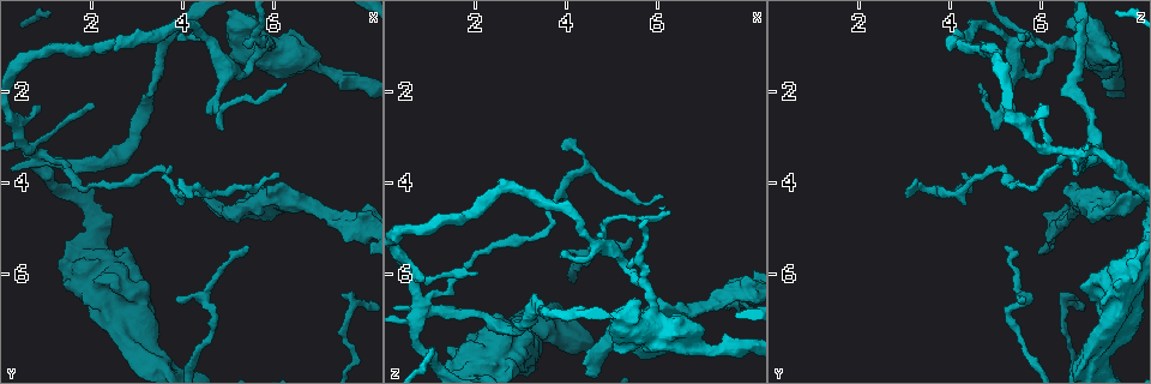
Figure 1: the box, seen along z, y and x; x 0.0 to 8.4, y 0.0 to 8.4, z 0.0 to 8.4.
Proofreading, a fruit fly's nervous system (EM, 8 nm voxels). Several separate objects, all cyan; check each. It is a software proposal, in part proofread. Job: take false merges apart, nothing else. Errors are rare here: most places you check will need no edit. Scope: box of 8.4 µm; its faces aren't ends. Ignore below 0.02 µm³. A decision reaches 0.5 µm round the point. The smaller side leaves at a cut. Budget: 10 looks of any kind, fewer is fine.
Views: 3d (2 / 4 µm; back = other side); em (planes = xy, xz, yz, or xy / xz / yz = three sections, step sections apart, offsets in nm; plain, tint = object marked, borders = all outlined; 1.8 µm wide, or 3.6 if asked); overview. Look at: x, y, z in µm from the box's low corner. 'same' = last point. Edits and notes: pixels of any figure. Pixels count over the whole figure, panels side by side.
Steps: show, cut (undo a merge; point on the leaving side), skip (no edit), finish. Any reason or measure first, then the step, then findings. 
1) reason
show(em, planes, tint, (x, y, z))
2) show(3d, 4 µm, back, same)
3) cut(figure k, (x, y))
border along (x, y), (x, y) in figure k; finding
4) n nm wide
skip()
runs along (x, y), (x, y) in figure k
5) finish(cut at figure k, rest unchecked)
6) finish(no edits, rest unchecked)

a narrow waist
show(3d, 4 µm, (0.85, 3.35, 6.80))

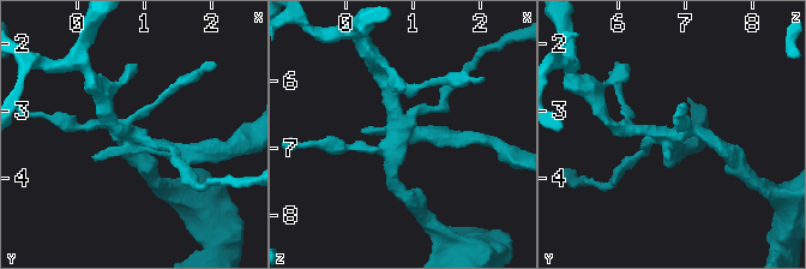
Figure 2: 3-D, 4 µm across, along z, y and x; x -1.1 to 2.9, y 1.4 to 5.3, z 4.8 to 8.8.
need the tissue
show(em, xy, step 4, tint, (0.85, 3.35, 6.80))

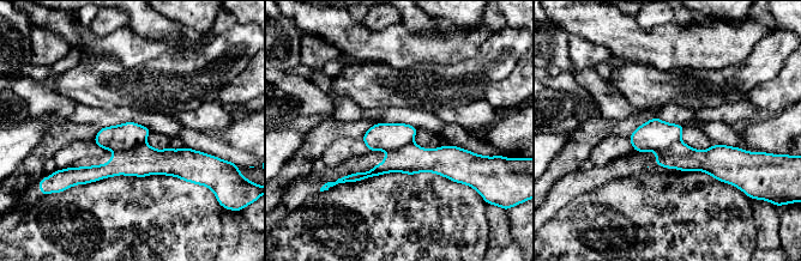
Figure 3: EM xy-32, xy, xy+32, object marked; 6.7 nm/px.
cut it another way
show(em, planes, tint, same)

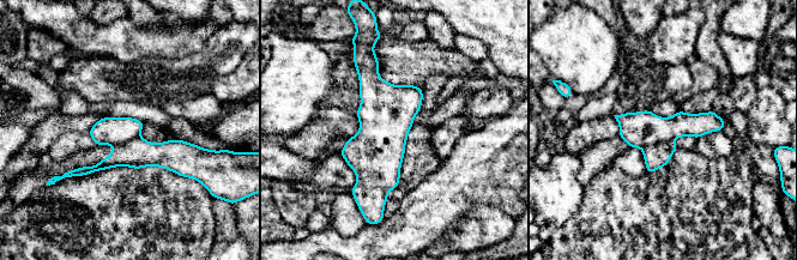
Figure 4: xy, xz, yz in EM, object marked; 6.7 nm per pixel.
cut(figure 4, (656, 156))
the part that leaves runs along (194, 147), (119, 156), (71, 173) in figure 4; two neurons meet here

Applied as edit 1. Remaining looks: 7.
show(overview)

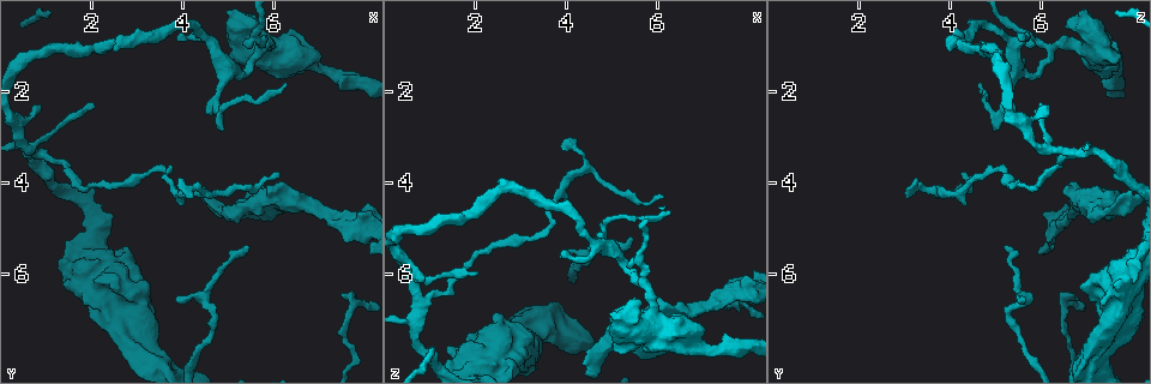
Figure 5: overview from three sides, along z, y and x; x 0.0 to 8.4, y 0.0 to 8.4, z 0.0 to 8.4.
show(3d, 2 µm, back, (7.75, 5.05, 6.25))

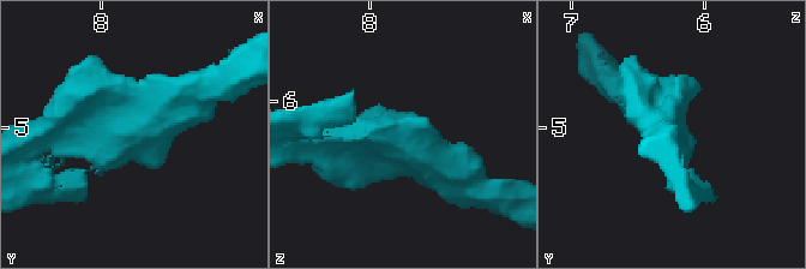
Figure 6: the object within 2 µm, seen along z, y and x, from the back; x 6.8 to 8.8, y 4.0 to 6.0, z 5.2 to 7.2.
show(em, planes, tint, (7.74, 5.02, 6.28))

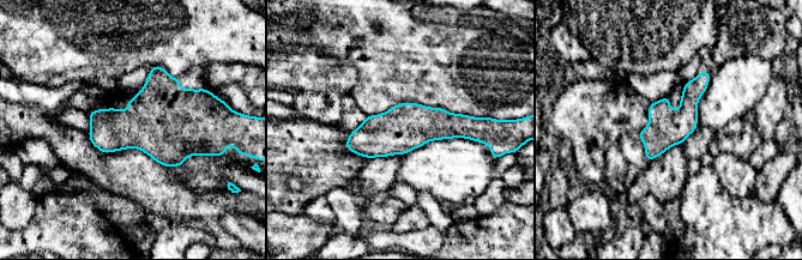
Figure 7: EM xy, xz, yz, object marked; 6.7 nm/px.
260 nm wide
skip()
runs along (472, 120), (411, 125), (349, 144) in figure 7; all the same neuron

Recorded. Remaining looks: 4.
calibre changes
show(em, 3.6 µm, planes, tint, (5.20, 4.70, 7.25))

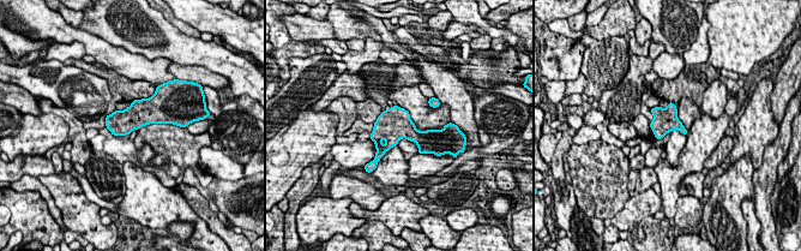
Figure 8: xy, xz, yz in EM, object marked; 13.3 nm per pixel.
skip()
continuous, no second neuron

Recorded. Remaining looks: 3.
abrupt turn
show(em, planes, tint, (4.50, 6.55, 5.60))

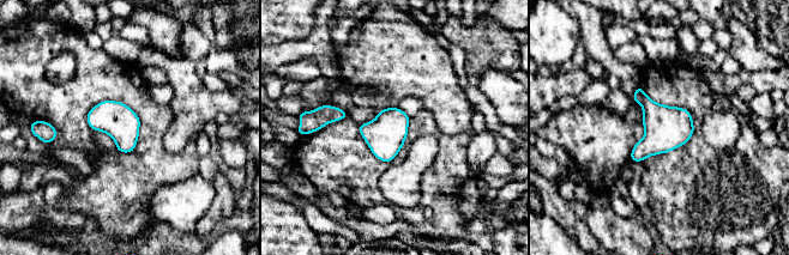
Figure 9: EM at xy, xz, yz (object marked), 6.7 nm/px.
240 nm wide
skip()
continuous, no second neuron

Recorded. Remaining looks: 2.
finish(cut at figure 4, rest unchecked)

